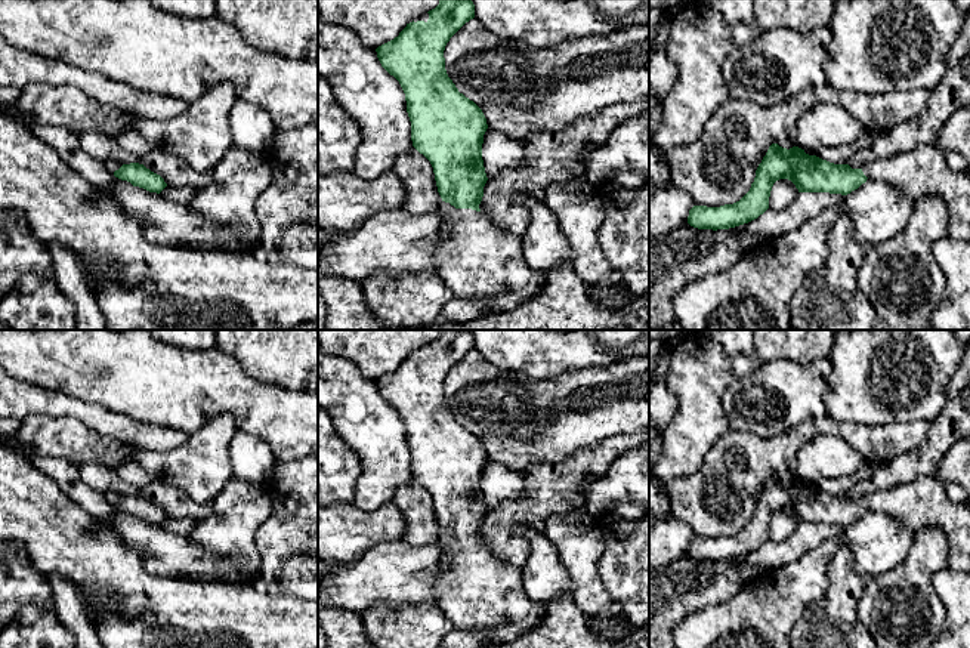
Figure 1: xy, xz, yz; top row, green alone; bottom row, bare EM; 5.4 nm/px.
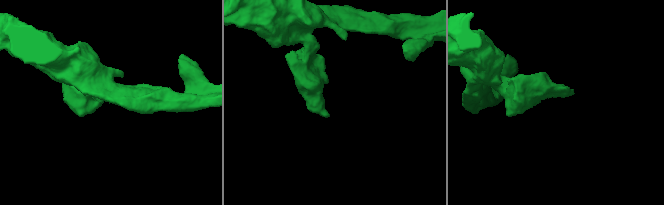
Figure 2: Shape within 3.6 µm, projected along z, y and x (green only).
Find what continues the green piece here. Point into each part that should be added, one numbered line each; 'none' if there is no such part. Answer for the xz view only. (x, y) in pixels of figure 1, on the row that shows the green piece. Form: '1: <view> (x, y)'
1: xz (478, 261)

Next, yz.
1: yz (921, 172)

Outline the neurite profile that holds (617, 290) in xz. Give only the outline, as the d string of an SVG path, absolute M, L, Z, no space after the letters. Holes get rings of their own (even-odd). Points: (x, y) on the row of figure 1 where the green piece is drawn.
M621 275L606 283L587 286L587 294L603 309L623 309L640 297L630 291Z

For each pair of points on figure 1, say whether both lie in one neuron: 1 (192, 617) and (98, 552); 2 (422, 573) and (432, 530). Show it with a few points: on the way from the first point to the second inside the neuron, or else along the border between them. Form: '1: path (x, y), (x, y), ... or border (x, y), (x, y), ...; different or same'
1: path (169, 617), (155, 610), (121, 576); same
2: border (399, 539), (414, 545), (436, 542); different

